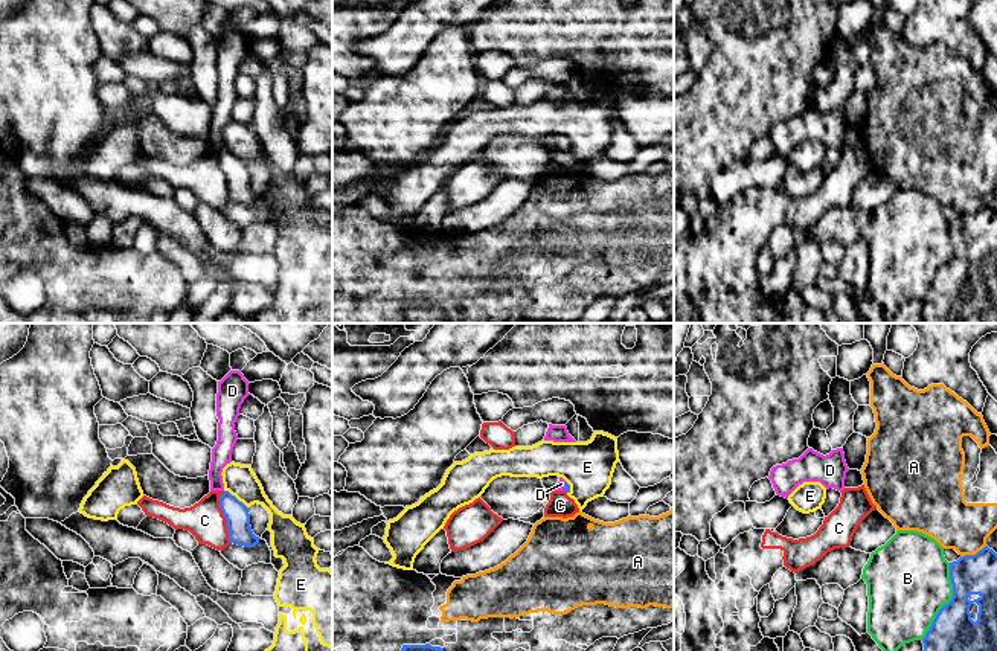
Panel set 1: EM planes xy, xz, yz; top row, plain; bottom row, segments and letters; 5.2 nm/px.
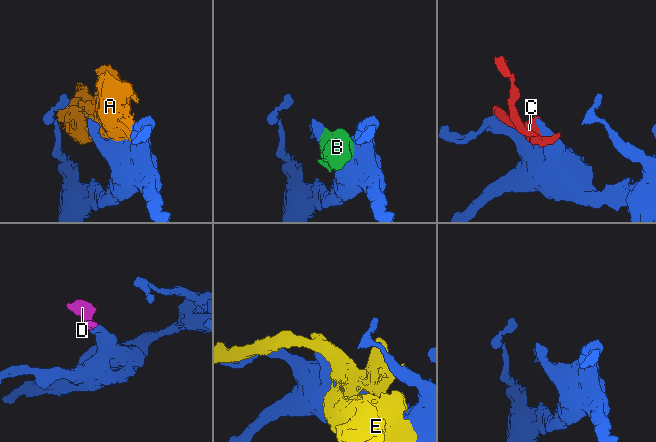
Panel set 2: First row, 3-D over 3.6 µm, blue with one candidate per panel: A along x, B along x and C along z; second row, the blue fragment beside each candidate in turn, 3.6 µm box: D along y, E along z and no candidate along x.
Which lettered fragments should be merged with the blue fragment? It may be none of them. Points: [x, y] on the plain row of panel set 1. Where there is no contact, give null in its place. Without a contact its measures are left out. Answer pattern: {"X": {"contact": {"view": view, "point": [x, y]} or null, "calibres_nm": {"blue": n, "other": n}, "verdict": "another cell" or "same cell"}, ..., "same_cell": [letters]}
{"A": {"contact": {"view": "yz", "point": [973, 214]}, "calibres_nm": {"blue": 200, "other": 260}, "verdict": "another cell"}, "B": {"contact": {"view": "yz", "point": [950, 259]}, "calibres_nm": {"blue": 340, "other": 440}, "verdict": "another cell"}, "C": {"contact": {"view": "xy", "point": [224, 174]}, "calibres_nm": {"blue": 130, "other": 200}, "verdict": "another cell"}, "D": {"contact": {"view": "xz", "point": [566, 145]}, "calibres_nm": {"blue": 30, "other": 50}, "verdict": "same cell"}, "E": {"contact": {"view": "xy", "point": [235, 156]}, "calibres_nm": {"blue": 130, "other": 170}, "verdict": "another cell"}, "same_cell": ["D"]}

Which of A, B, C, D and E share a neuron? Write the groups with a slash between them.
A / B C / D / E

